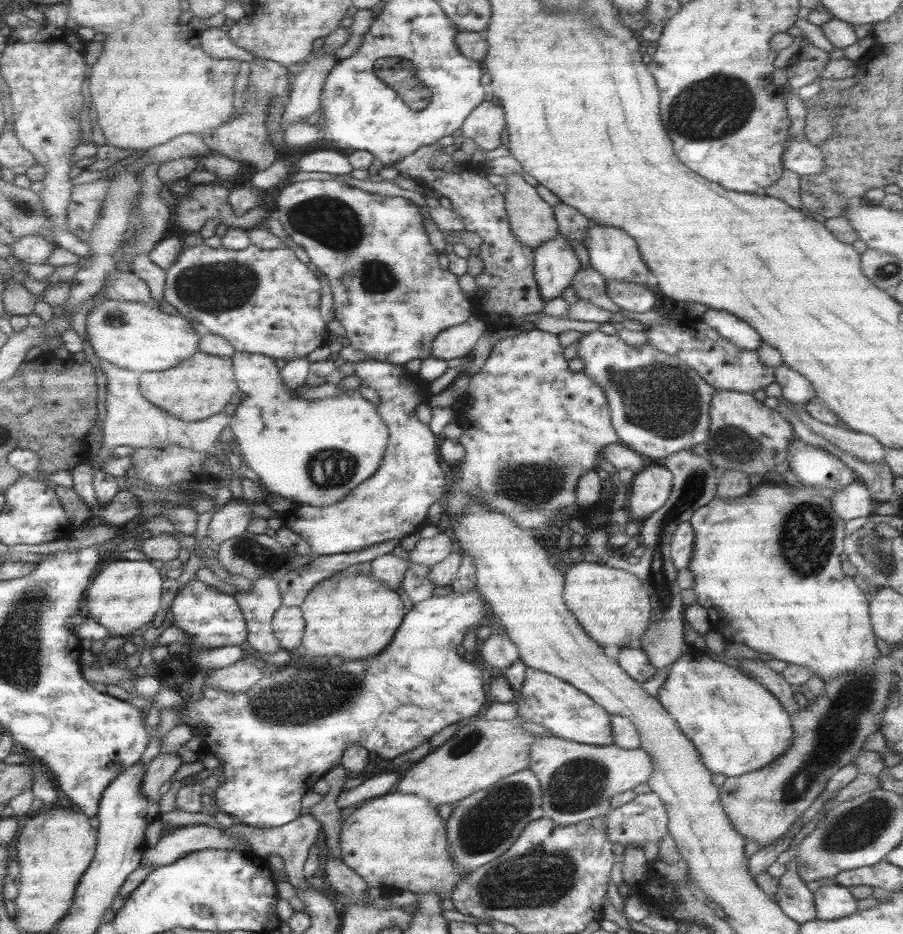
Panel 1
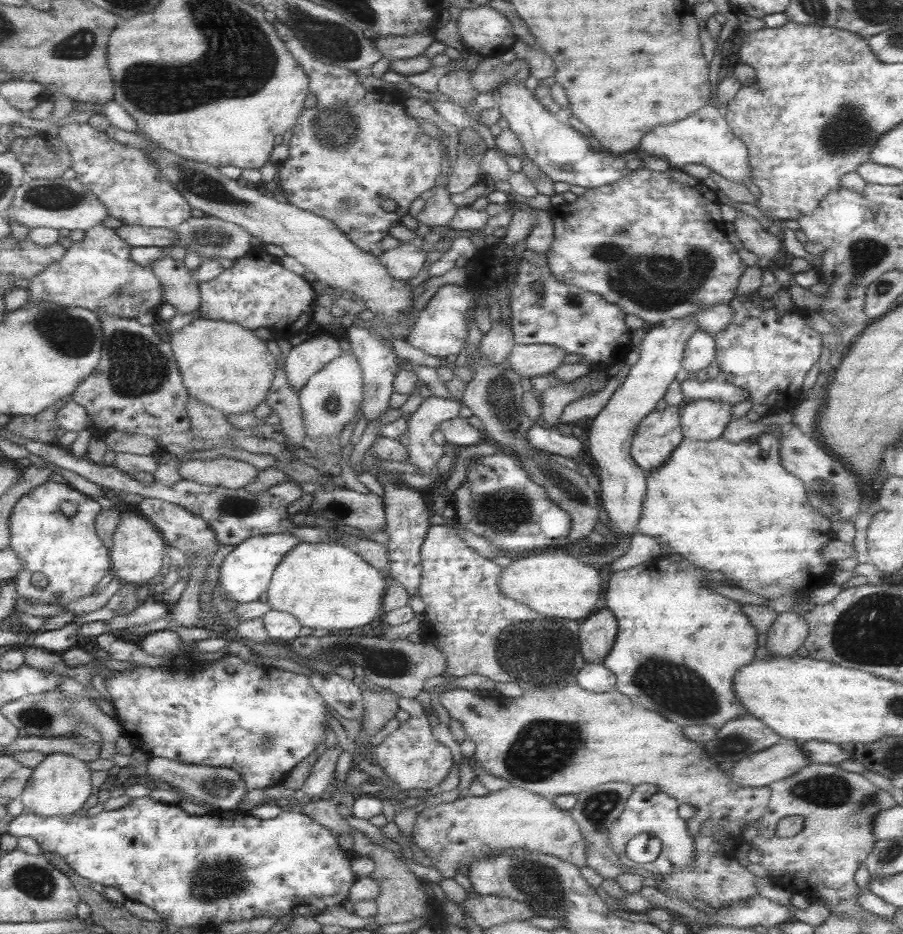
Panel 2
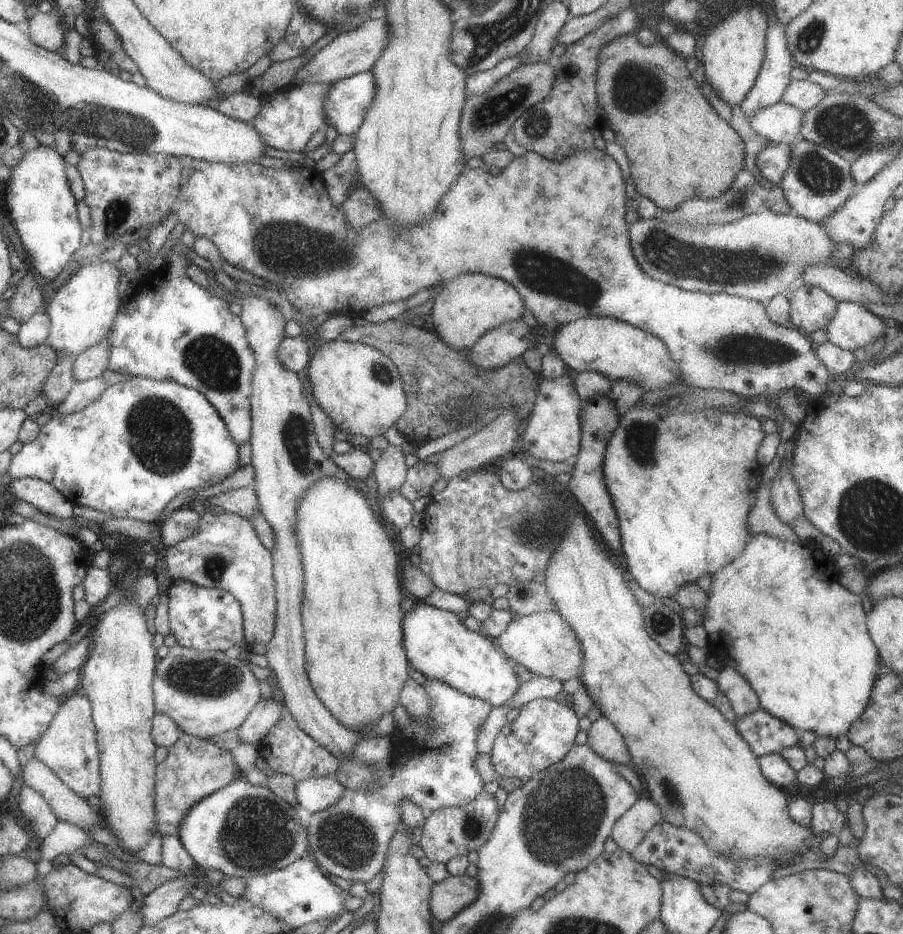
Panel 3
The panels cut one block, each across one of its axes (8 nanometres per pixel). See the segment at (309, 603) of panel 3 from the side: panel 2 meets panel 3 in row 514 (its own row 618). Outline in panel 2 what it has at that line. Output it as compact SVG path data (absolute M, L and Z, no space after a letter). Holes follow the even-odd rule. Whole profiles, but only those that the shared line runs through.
M300 543L285 553L274 568L265 590L265 600L271 609L290 614L300 626L305 626L305 628L328 631L349 630L349 628L365 626L381 614L381 598L388 583L384 573L366 564L356 553L340 543Z

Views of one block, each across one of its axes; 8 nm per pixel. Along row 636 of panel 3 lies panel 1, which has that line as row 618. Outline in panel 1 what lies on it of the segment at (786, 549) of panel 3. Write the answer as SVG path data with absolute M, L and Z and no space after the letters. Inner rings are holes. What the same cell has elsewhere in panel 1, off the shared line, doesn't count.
M762 481L749 495L741 496L733 500L713 498L707 504L696 508L691 514L688 523L693 530L693 549L691 559L686 566L693 577L693 594L697 598L697 604L706 610L710 629L719 632L729 643L743 644L756 653L767 654L770 659L786 662L787 665L804 666L811 674L827 682L840 674L856 672L858 668L875 661L879 652L875 647L875 635L872 631L868 613L868 595L861 592L852 578L845 577L841 572L840 562L842 554L842 542L845 538L845 523L833 513L828 498L822 497L818 491L803 487L792 489L791 486L781 487L774 482Z

